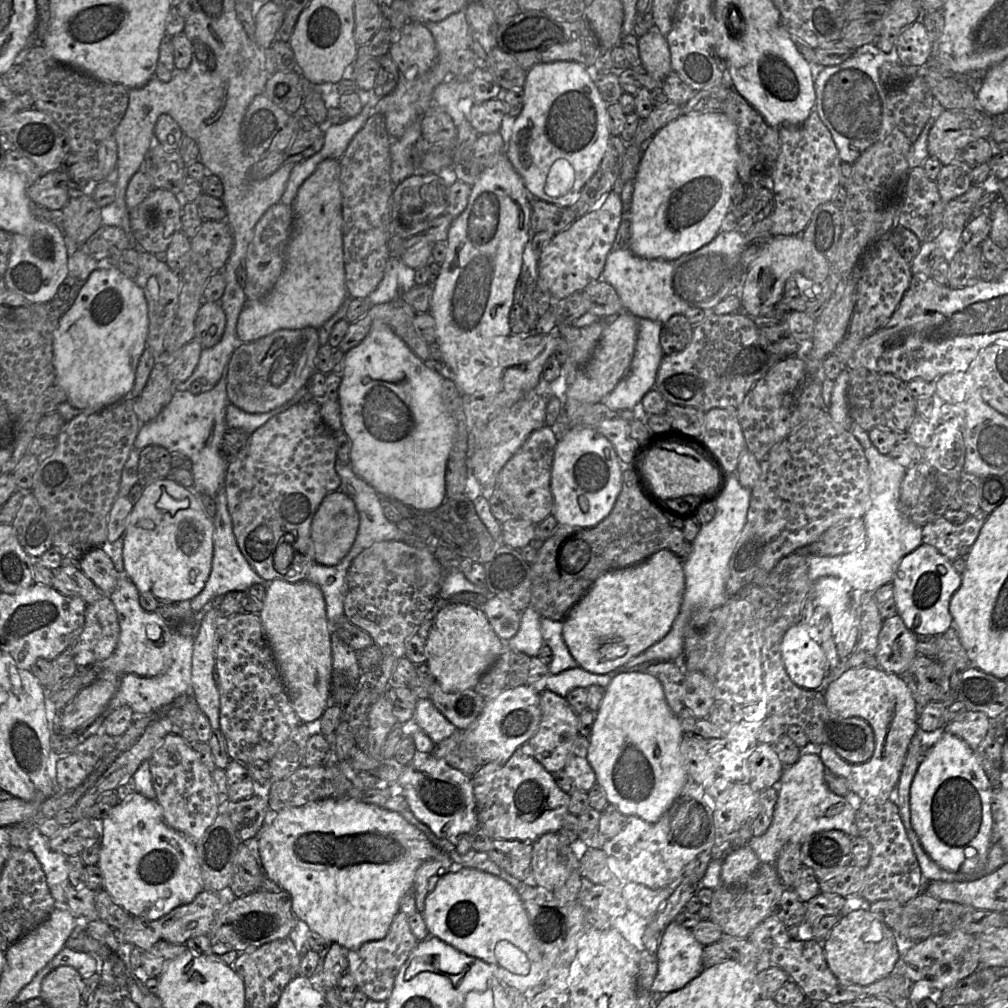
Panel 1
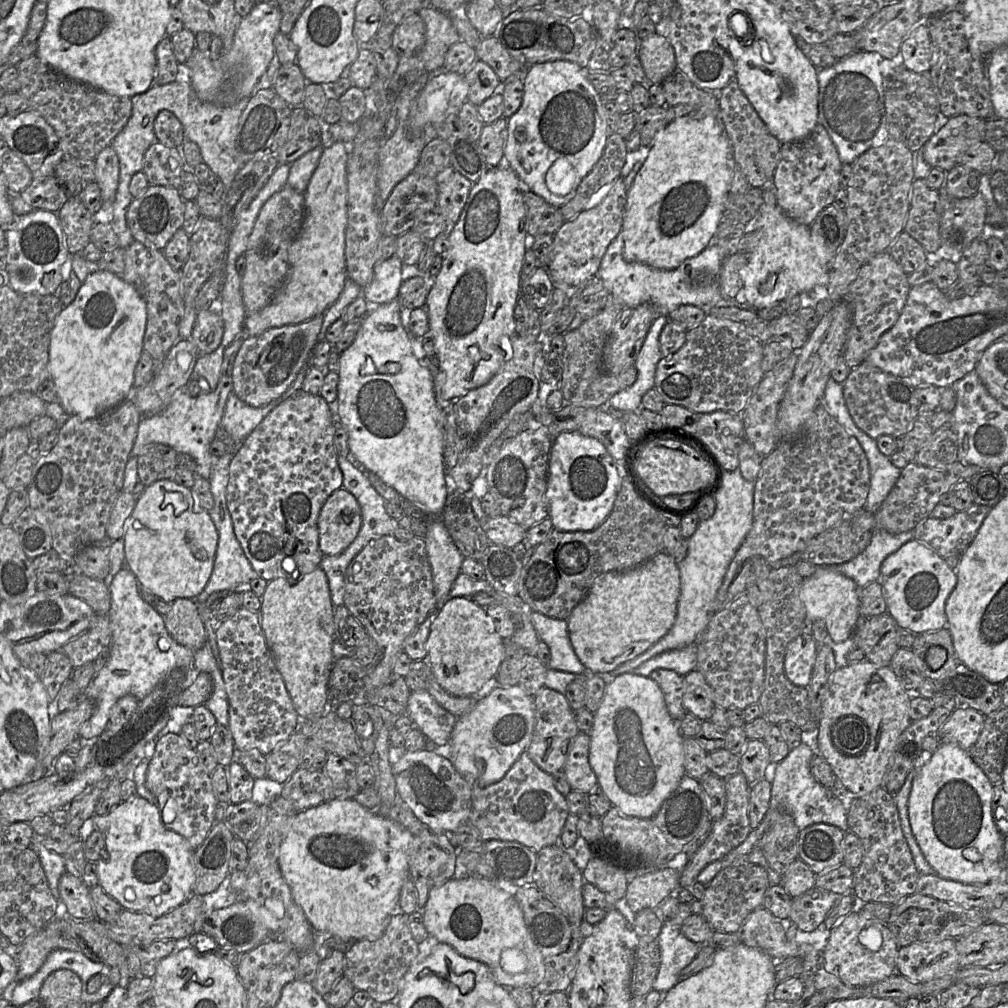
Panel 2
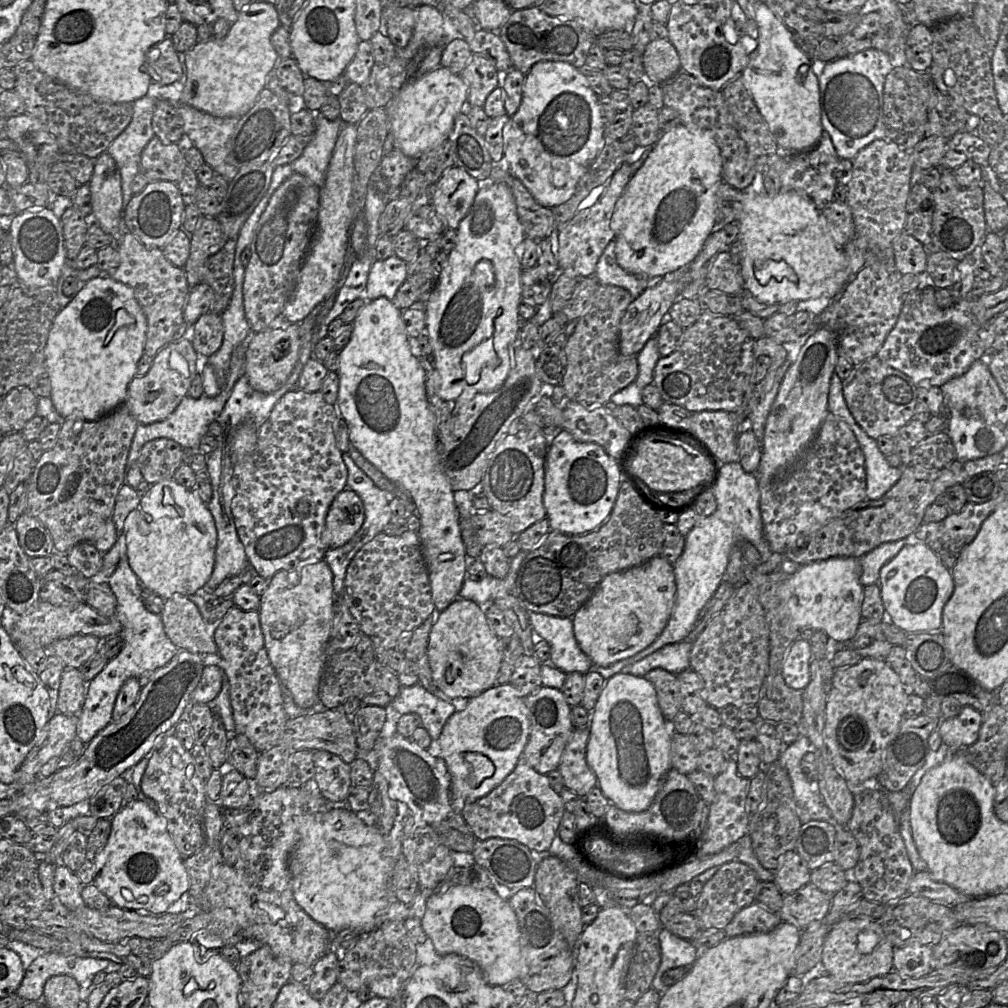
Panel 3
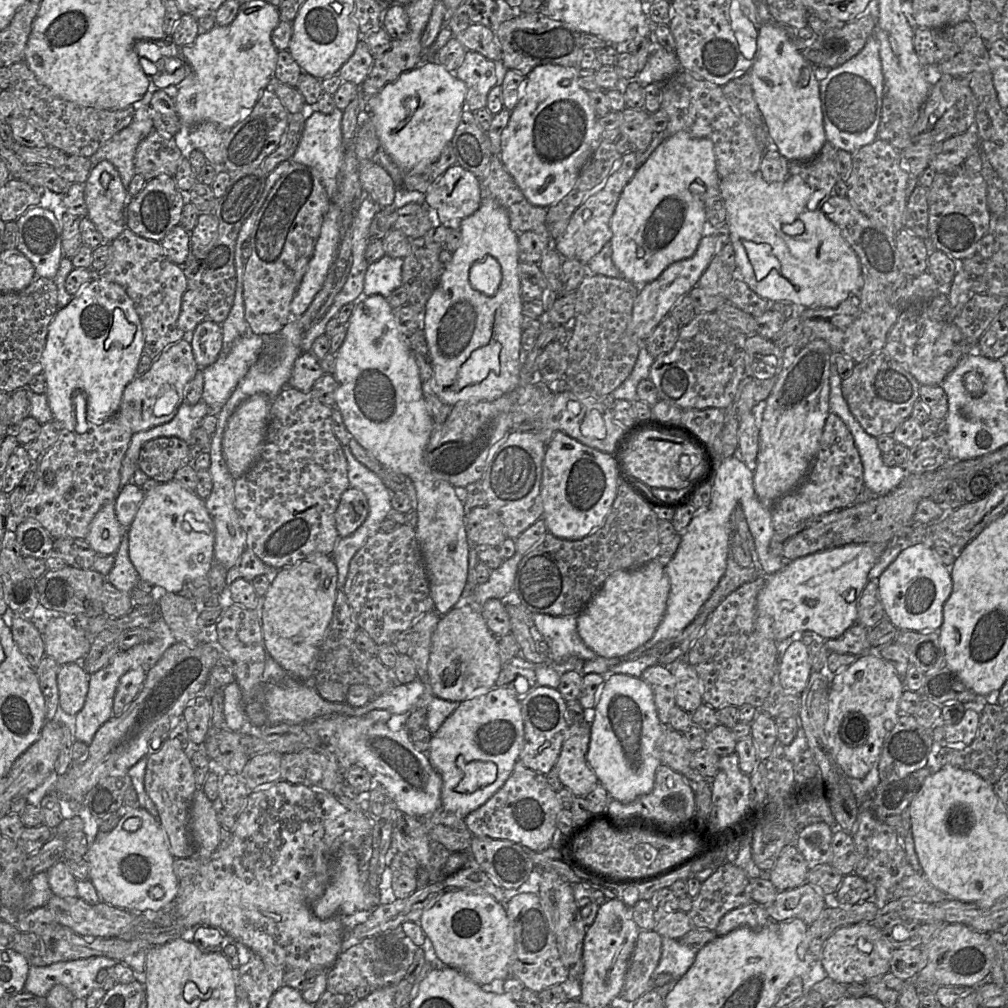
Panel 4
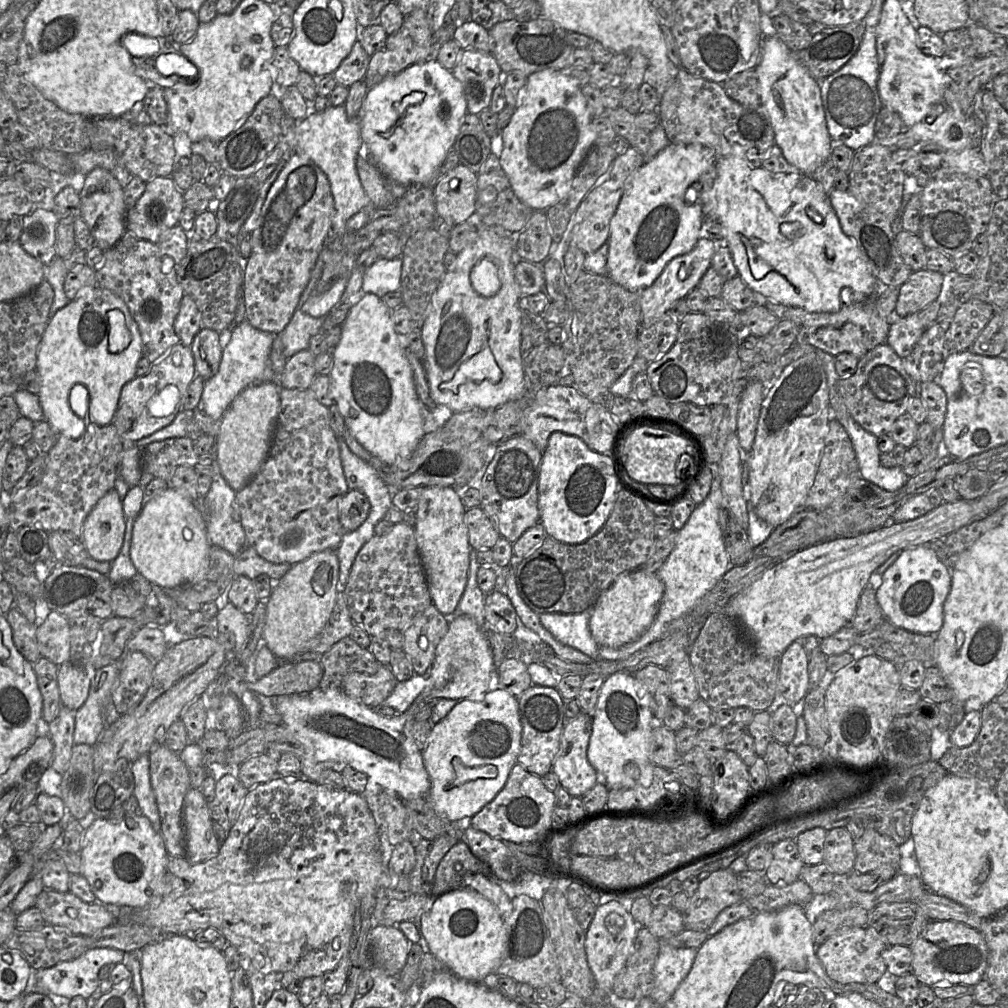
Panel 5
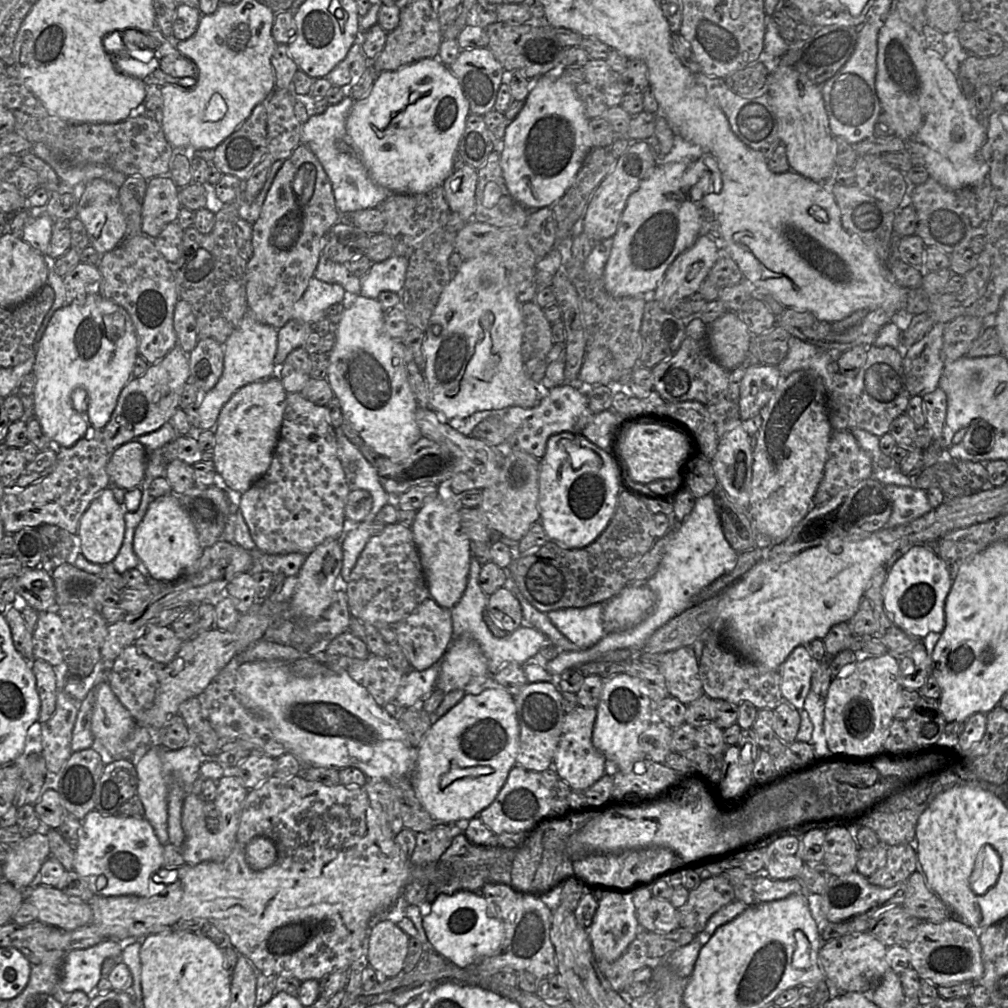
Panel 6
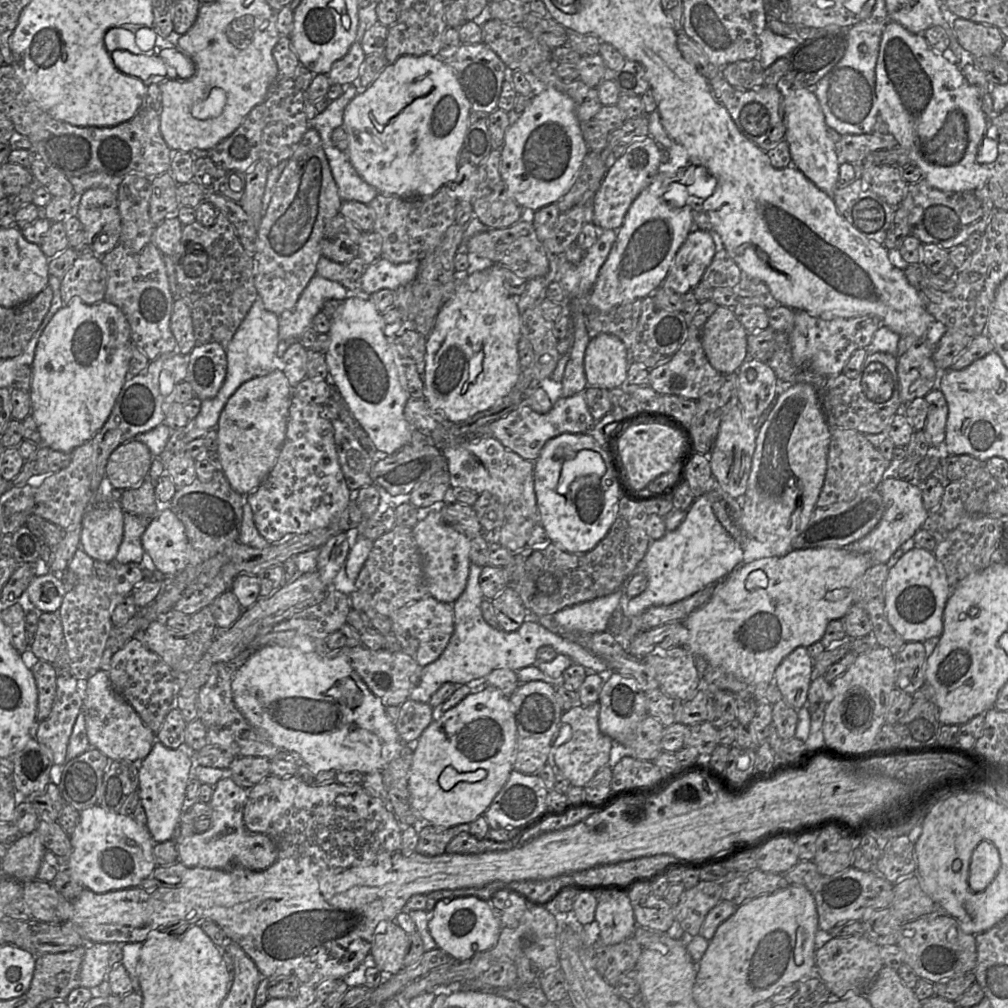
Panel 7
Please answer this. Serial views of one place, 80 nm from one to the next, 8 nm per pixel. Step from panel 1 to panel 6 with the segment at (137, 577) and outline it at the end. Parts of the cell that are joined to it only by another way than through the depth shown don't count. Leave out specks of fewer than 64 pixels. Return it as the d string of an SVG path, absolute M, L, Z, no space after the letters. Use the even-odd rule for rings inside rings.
M173 492L150 502L147 511L135 529L133 550L150 575L156 579L174 582L184 576L202 555L198 535L189 515Z

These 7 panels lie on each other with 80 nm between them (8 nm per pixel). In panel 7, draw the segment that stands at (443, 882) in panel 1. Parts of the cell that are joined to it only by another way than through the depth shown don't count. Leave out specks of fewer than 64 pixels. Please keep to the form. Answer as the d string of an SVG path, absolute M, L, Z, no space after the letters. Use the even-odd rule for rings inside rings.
M462 896L438 901L433 909L433 917L428 921L428 930L439 949L457 961L467 961L476 953L495 947L502 925L487 901L475 896Z

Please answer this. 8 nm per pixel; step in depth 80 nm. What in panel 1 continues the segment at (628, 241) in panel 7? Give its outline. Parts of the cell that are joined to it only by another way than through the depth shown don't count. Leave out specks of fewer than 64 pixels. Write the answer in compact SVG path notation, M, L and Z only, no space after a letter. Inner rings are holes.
M722 111L681 114L655 133L643 148L630 211L624 214L630 221L630 249L634 255L648 260L676 260L715 238L728 213L733 186L738 179L737 138L735 124Z

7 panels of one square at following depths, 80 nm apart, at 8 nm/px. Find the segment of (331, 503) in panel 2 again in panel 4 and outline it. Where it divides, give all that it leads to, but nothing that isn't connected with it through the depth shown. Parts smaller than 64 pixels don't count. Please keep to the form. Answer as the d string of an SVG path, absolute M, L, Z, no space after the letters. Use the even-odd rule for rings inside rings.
M347 488L335 511L335 526L339 537L352 534L365 521L368 512L368 501L364 493L356 488Z

